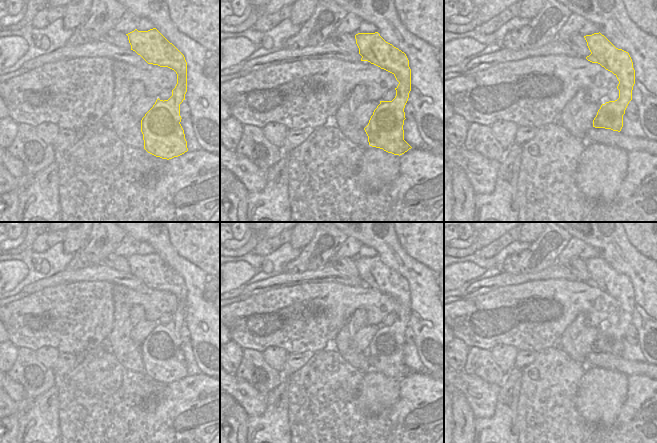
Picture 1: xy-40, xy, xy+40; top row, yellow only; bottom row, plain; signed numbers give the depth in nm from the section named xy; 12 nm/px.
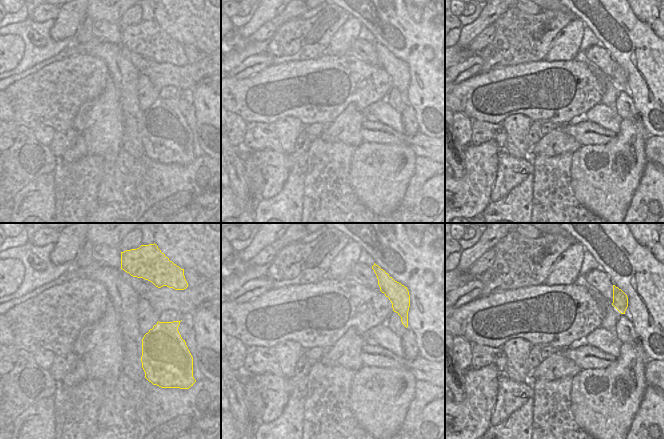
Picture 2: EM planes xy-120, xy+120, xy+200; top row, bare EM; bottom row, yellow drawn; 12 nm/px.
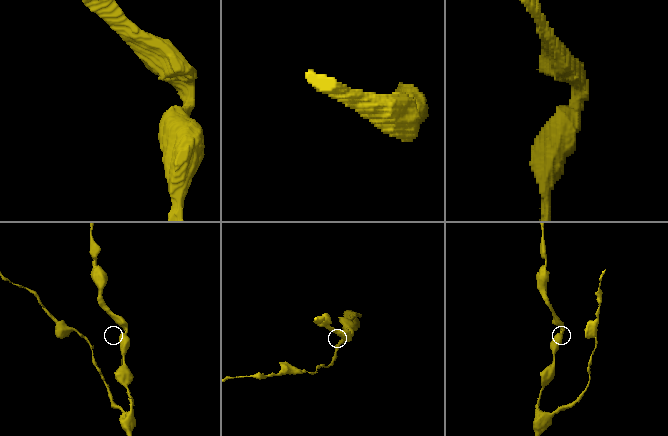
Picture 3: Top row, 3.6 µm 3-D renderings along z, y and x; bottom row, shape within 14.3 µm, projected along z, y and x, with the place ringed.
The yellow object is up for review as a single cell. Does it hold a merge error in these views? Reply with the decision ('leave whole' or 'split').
leave whole

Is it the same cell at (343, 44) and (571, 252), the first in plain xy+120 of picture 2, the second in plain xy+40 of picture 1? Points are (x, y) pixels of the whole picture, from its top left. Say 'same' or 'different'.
same

